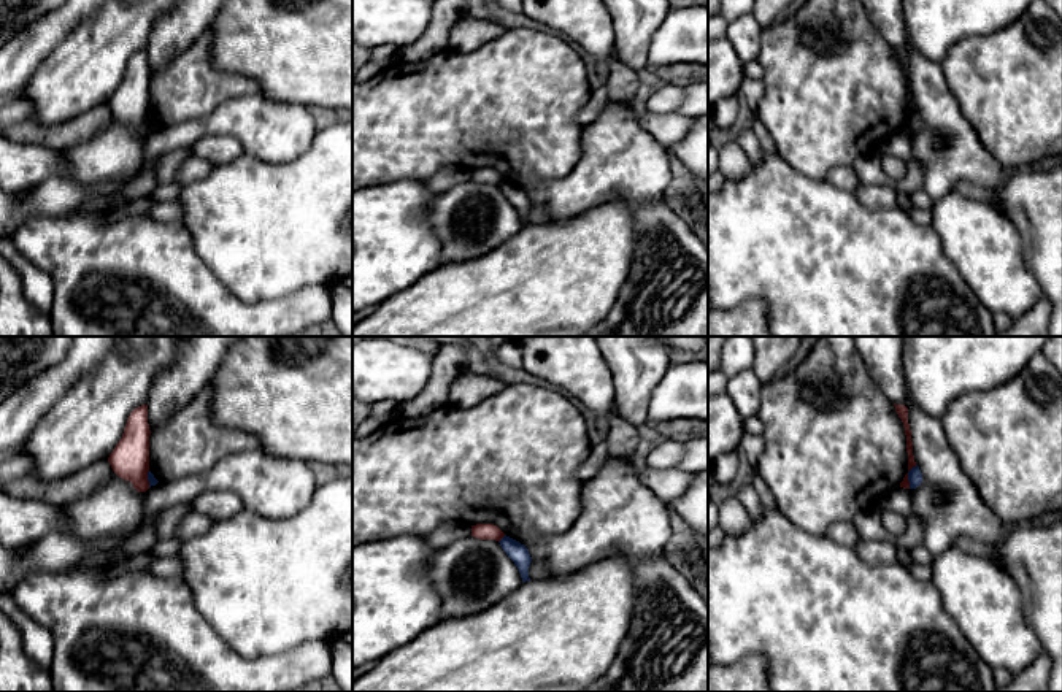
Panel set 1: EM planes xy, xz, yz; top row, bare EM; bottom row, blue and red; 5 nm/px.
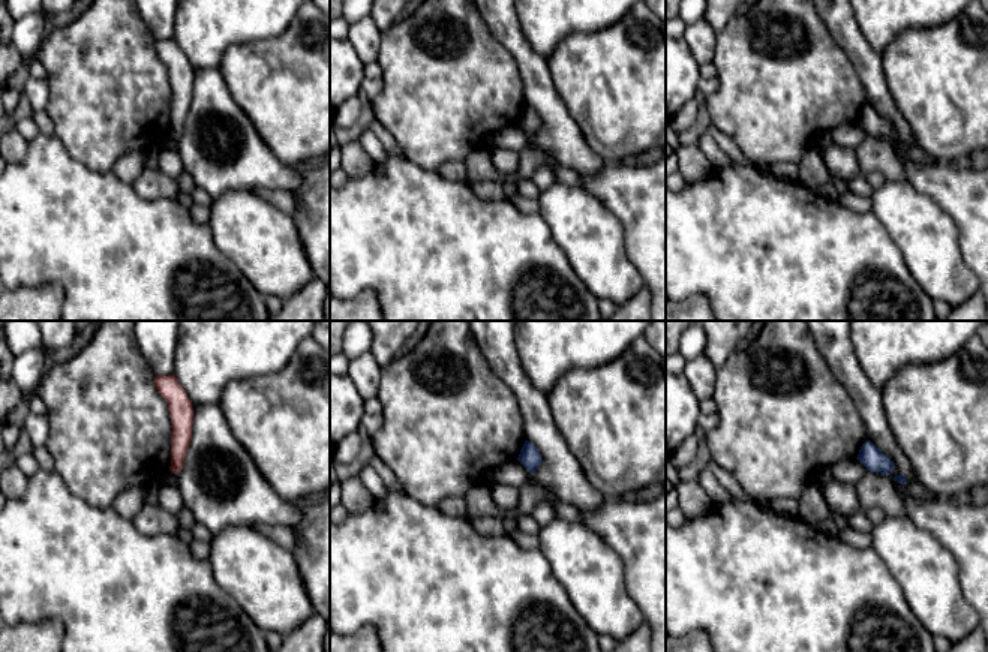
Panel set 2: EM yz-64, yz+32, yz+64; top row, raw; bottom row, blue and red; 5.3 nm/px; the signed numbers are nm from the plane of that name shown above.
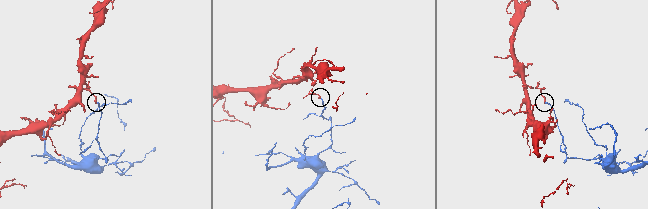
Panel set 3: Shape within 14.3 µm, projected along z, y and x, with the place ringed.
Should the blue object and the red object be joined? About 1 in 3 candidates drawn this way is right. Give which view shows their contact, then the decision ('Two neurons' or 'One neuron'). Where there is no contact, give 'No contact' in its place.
Touches blue in xz. Two neurons

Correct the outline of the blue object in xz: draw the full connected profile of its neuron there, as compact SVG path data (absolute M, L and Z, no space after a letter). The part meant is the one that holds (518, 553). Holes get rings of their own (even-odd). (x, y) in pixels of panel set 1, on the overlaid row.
M506 535L498 543L500 543L502 549L506 552L506 556L518 567L522 582L530 581L529 567L530 567L532 557L529 554L529 549L524 544L521 544L519 541L516 541Z

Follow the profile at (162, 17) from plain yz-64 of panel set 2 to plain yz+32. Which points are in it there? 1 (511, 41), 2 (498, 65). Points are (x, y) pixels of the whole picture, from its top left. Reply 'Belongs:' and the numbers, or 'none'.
Belongs: 1

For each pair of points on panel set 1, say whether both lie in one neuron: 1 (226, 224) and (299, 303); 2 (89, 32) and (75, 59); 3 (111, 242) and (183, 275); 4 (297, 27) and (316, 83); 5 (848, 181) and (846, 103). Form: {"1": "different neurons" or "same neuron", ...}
{"1": "different neurons", "2": "same neuron", "3": "same neuron", "4": "same neuron", "5": "different neurons"}

